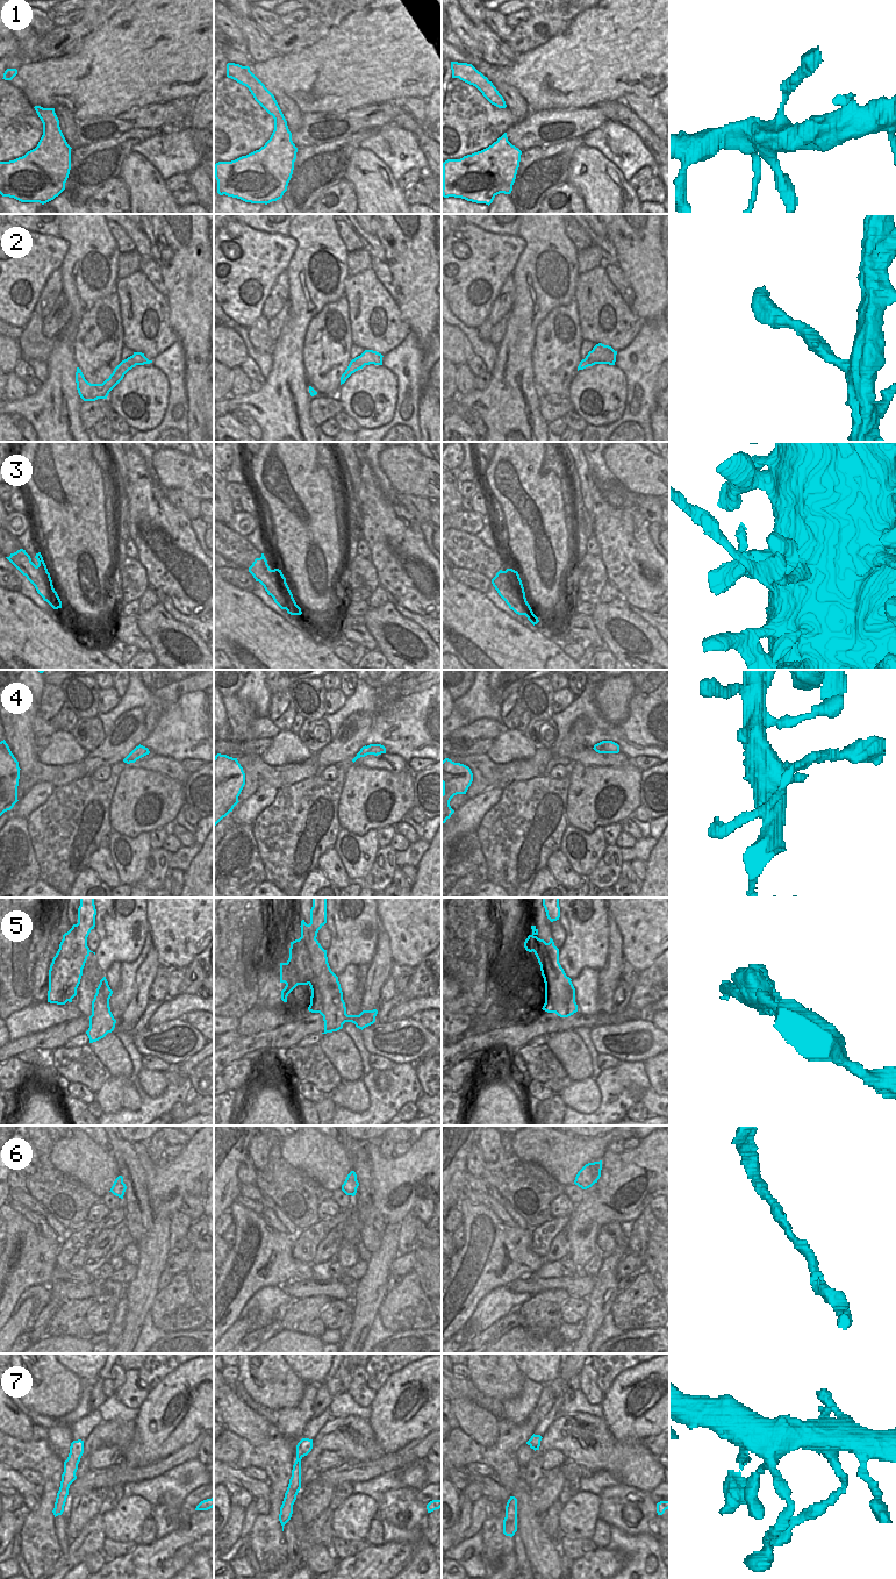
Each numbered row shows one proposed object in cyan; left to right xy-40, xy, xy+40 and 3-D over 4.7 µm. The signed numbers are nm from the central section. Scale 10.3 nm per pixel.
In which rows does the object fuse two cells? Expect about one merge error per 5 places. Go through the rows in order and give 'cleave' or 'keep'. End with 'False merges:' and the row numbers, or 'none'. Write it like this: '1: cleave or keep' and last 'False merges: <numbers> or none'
1: keep
2: keep
3: cleave
4: cleave
5: cleave
6: keep
7: keep
False merges: 3, 4, 5

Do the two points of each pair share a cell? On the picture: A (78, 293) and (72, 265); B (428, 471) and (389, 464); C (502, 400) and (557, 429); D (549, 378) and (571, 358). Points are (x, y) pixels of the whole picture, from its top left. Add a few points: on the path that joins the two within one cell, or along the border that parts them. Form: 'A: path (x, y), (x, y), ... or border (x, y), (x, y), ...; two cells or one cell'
A: path (78, 286), (78, 272); one cell
B: path (418, 471), (409, 471), (399, 464); one cell
C: border (546, 423), (549, 429); two cells
D: path (554, 373), (565, 363); one cell

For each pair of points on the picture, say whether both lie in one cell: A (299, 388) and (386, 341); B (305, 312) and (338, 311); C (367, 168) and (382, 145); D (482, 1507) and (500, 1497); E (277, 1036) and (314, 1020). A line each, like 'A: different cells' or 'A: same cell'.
A: different cells
B: different cells
C: different cells
D: different cells
E: same cell

